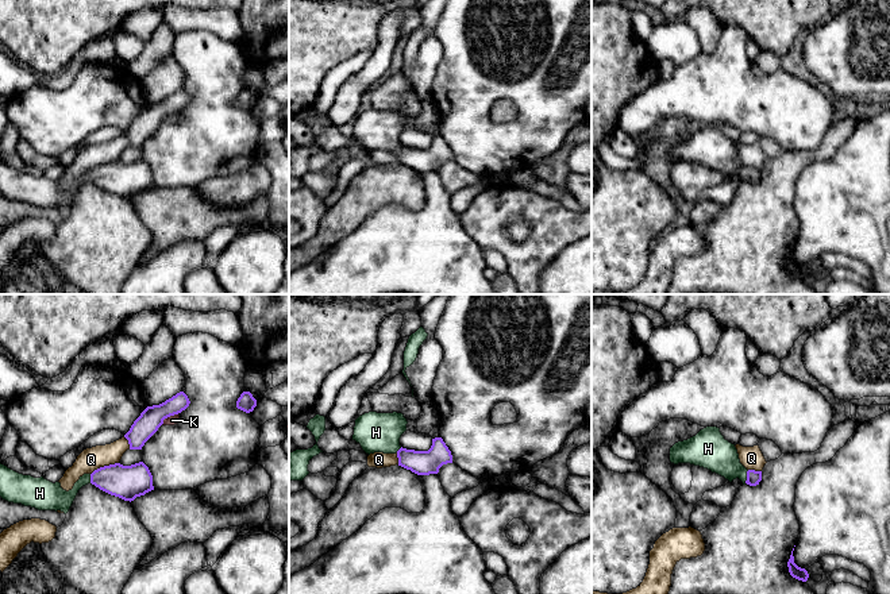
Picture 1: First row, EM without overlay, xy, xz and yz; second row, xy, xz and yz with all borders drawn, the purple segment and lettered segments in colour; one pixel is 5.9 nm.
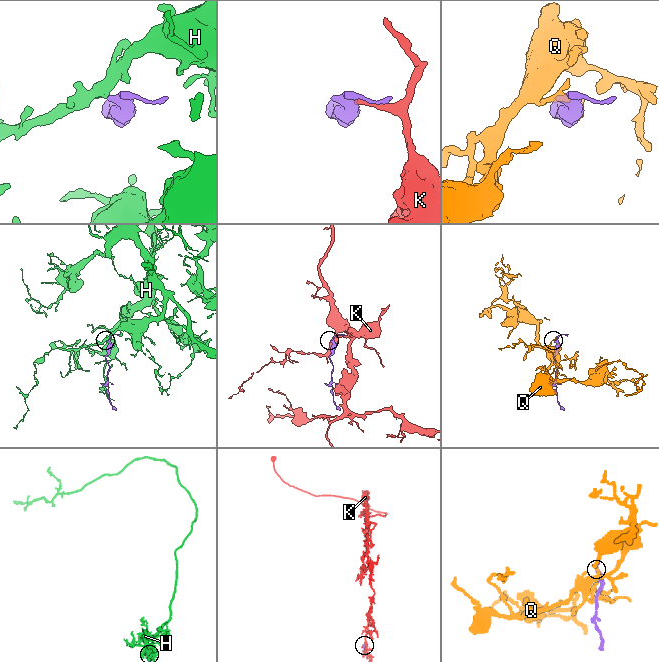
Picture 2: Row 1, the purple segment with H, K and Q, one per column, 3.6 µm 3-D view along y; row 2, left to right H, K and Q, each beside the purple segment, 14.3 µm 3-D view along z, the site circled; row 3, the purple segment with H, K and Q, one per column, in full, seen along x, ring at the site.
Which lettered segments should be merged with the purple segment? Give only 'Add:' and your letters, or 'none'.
Add: H

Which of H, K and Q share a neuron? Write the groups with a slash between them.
H / K / Q

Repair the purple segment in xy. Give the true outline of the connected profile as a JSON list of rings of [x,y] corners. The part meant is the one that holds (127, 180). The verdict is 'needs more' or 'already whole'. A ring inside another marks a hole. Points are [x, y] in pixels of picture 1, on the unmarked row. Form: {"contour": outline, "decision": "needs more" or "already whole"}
{"contour": [[[143,159],[100,165],[80,174],[69,189],[63,188],[59,180],[23,173],[0,161],[0,194],[38,208],[61,208],[66,212],[78,188],[88,181],[130,200],[154,188],[153,173]]], "decision": "needs more"}

